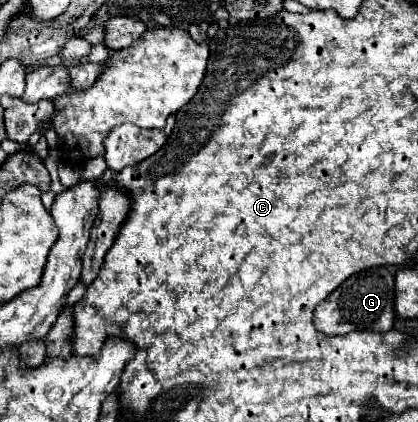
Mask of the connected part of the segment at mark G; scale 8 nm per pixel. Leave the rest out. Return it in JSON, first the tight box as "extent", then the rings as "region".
{"extent":[314,266,394,336],"region":[[[384,266],[350,276],[316,308],[314,324],[328,336],[344,336],[354,330],[390,330],[394,324],[394,276]]]}

